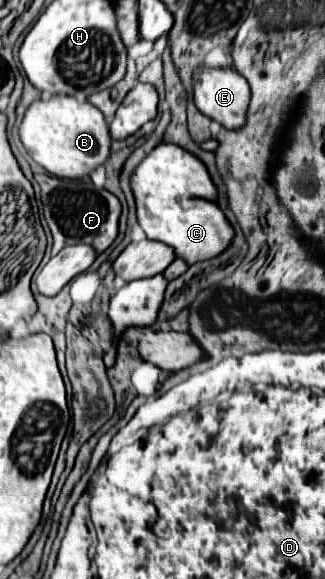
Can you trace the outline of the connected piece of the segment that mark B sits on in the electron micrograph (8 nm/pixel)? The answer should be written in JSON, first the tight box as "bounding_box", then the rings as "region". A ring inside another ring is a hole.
{"bounding_box":[19,95,109,179],"region":[[[51,95],[49,99],[37,99],[33,101],[27,111],[25,117],[19,125],[19,137],[23,147],[27,149],[29,157],[41,165],[47,173],[55,175],[55,177],[65,177],[65,179],[81,179],[85,175],[89,175],[97,165],[103,165],[109,157],[109,129],[105,125],[103,113],[99,113],[99,109],[95,109],[89,101],[81,103],[71,95]]]}

